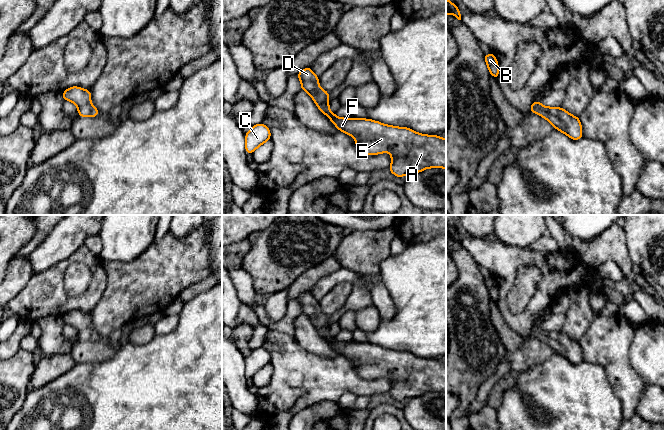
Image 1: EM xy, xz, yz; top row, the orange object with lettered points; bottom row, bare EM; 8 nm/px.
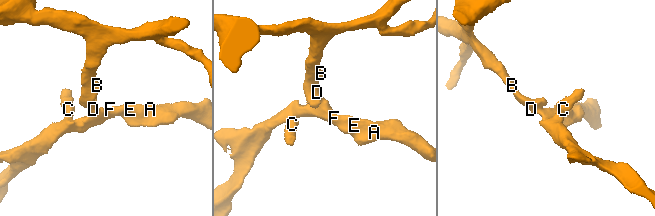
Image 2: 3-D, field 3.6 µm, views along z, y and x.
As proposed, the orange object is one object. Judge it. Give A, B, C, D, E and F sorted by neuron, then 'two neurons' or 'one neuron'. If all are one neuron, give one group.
groups A B C D E F; one neuron

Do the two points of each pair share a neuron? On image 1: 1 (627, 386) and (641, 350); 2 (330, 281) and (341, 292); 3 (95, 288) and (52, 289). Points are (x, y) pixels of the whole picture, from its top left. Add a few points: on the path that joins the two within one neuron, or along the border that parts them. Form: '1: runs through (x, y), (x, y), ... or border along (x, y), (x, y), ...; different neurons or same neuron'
1: border along (630, 345), (630, 364), (645, 385); different neurons
2: border along (352, 284), (339, 282), (318, 300); different neurons
3: runs through (84, 299), (63, 300); same neuron

